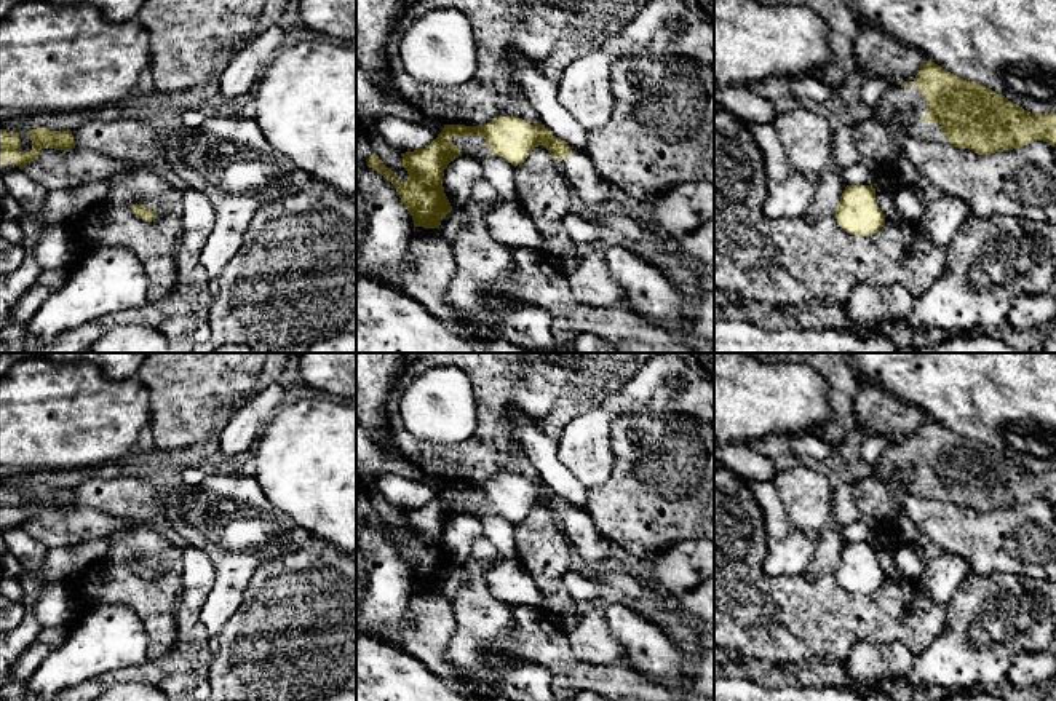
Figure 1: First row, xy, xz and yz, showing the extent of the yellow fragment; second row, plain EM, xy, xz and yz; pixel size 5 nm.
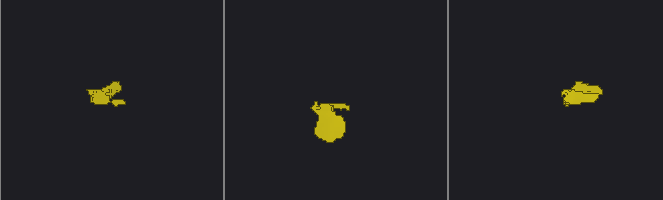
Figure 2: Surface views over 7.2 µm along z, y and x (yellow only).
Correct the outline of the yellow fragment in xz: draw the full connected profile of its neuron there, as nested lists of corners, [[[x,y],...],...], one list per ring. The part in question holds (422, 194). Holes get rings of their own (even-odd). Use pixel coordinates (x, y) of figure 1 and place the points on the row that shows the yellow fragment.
[[[497,117],[484,126],[444,125],[428,147],[401,153],[403,168],[409,174],[406,182],[399,182],[375,153],[369,156],[367,166],[393,184],[412,216],[414,227],[439,228],[441,220],[452,211],[443,177],[447,164],[462,156],[451,139],[465,136],[482,136],[487,149],[513,166],[522,164],[535,147],[543,145],[561,163],[570,188],[593,212],[615,208],[607,185],[585,152],[569,147],[543,125],[534,126],[522,118]]]

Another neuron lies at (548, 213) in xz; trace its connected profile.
[[[538,145],[522,164],[513,166],[513,177],[519,206],[542,236],[542,252],[569,276],[580,262],[582,248],[566,228],[572,190],[566,174],[556,168],[551,153]]]

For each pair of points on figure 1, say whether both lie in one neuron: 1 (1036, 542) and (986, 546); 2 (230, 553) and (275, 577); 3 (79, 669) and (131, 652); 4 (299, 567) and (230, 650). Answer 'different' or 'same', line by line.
1: same
2: different
3: same
4: same

